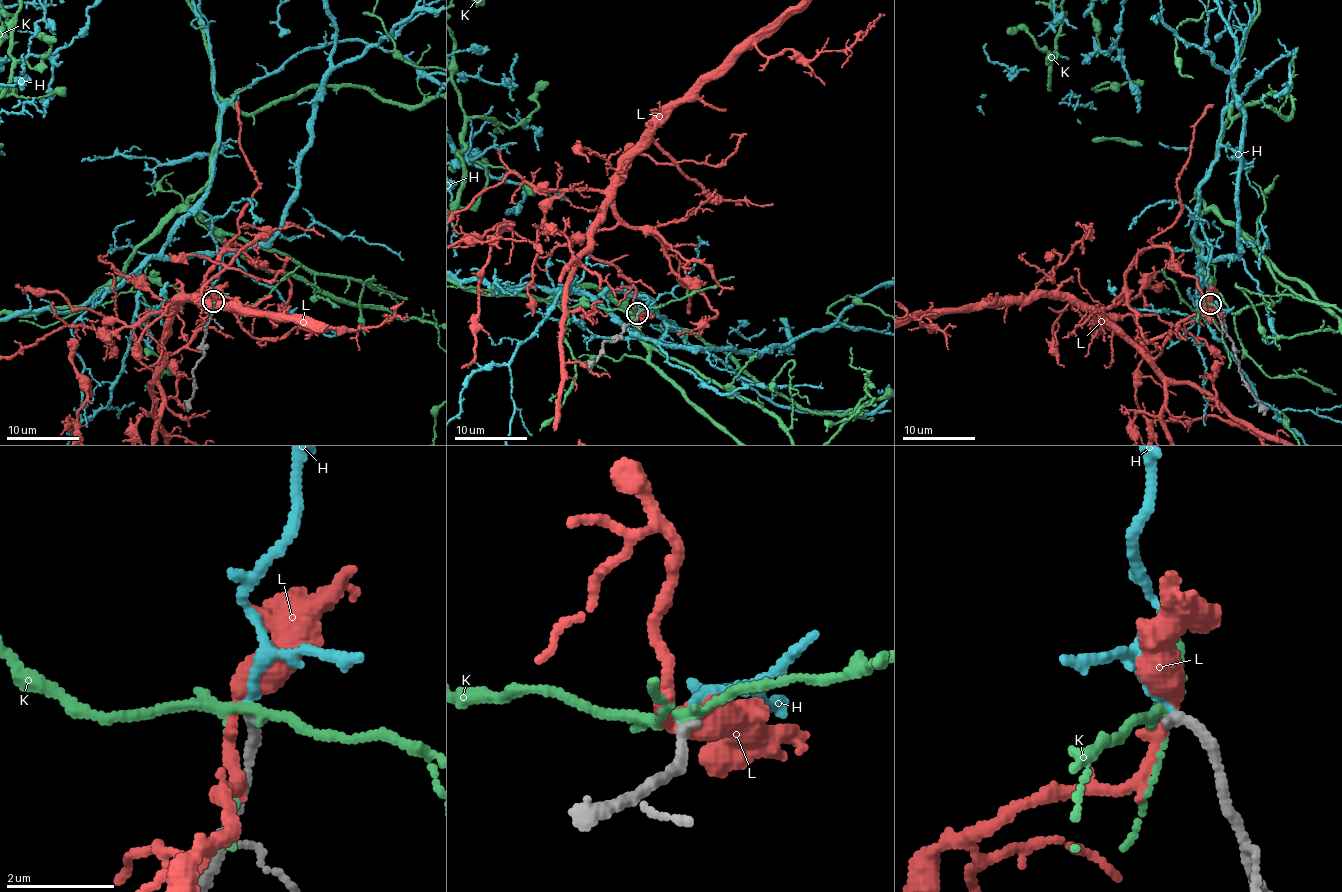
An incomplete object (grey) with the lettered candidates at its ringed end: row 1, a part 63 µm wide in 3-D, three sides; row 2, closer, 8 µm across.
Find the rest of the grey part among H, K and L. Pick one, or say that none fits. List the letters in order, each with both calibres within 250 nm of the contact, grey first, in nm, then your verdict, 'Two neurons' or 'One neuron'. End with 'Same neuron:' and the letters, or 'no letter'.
H: Thickness 200 nm (grey) against 140 nm. One neuron
K: Thickness 200 nm (grey) against 160 nm. Two neurons
L: Thickness 200 nm (grey) against 360 nm. Two neurons
Same neuron: H

